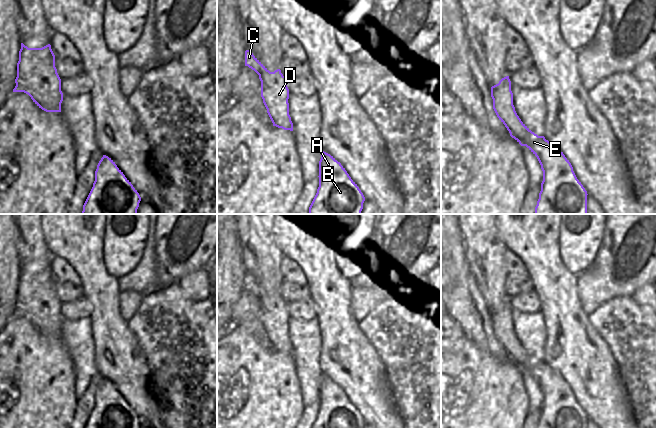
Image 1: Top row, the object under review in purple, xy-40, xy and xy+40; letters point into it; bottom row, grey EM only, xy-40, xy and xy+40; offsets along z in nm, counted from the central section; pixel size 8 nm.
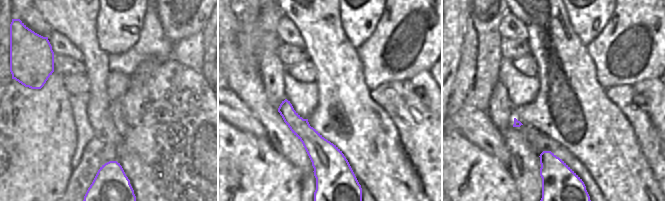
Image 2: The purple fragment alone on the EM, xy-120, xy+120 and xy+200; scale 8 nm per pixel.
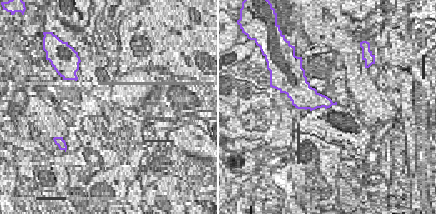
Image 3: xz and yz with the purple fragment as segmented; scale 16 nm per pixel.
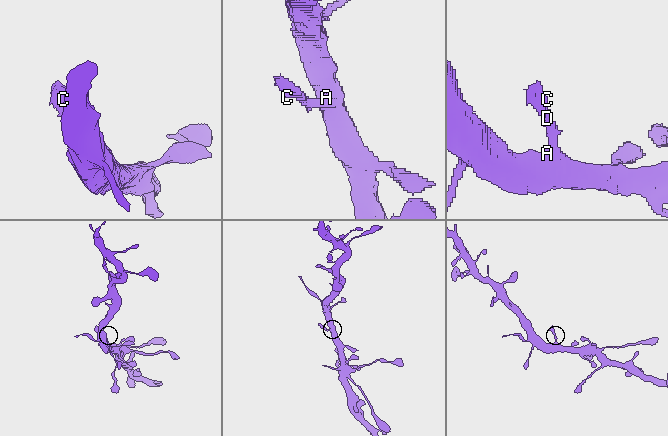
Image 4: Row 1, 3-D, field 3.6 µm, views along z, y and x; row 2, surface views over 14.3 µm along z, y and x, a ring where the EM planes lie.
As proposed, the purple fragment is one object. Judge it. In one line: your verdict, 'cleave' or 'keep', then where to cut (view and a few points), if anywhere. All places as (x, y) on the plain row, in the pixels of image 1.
keep; no cut

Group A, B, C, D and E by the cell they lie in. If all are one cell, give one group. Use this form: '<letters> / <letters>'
A B C D E

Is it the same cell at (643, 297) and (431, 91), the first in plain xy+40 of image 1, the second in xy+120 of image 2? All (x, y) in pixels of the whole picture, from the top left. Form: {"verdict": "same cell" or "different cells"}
{"verdict": "same cell"}

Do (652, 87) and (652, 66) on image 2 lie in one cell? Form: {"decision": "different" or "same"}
{"decision": "different"}

